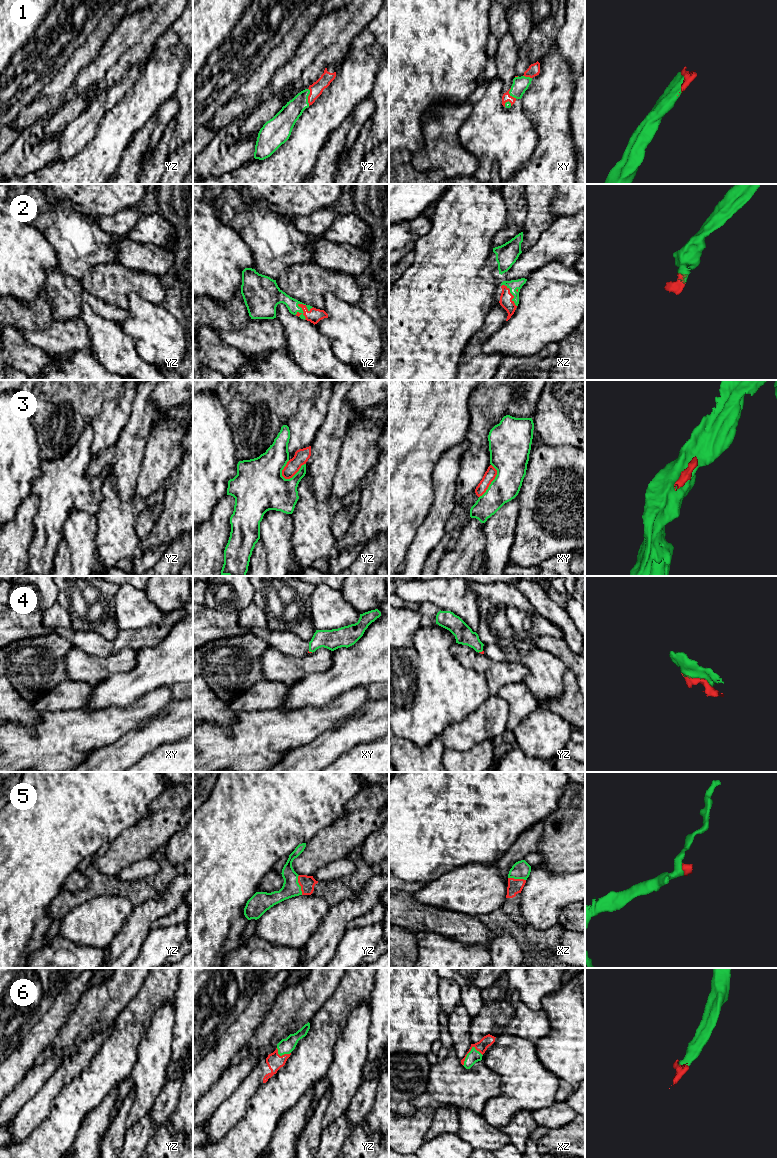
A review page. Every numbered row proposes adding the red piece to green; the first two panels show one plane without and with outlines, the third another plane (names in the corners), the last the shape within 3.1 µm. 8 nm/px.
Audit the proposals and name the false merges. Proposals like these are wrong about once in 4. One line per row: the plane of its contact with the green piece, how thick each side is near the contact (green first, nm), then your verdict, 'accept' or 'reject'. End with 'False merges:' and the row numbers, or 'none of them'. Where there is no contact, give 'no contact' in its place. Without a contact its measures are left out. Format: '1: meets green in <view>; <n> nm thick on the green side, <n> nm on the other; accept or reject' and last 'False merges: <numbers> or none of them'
1: meets green in yz; 170 nm thick on the green side, 110 nm on the other; accept
2: meets green in yz; 200 nm thick on the green side, 110 nm on the other; accept
3: meets green in yz; 320 nm thick on the green side, 120 nm on the other; reject
4: meets green in yz; 150 nm thick on the green side, 20 nm on the other; accept
5: meets green in yz; 140 nm thick on the green side, 120 nm on the other; accept
6: meets green in xz; 100 nm thick on the green side, 90 nm on the other; accept
False merges: 3

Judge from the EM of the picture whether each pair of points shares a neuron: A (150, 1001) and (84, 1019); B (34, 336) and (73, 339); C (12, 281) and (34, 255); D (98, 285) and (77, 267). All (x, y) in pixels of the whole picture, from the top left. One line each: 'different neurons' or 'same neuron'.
A: different neurons
B: same neuron
C: same neuron
D: different neurons

